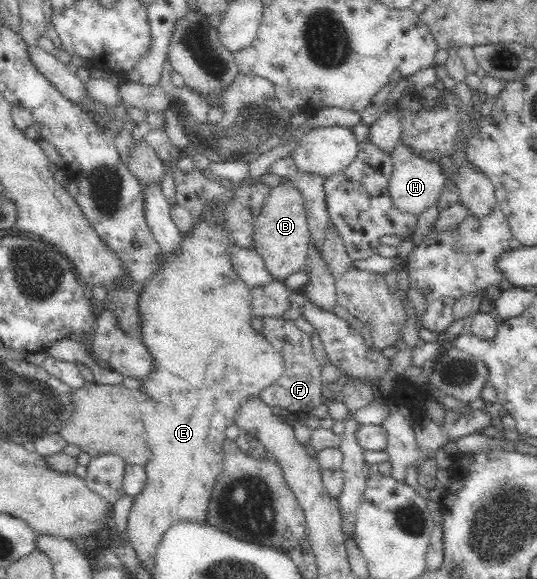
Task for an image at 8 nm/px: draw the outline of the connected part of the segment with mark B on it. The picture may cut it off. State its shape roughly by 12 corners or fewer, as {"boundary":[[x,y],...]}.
{"boundary":[[289,179],[270,188],[251,243],[273,279],[304,269],[310,232]]}

